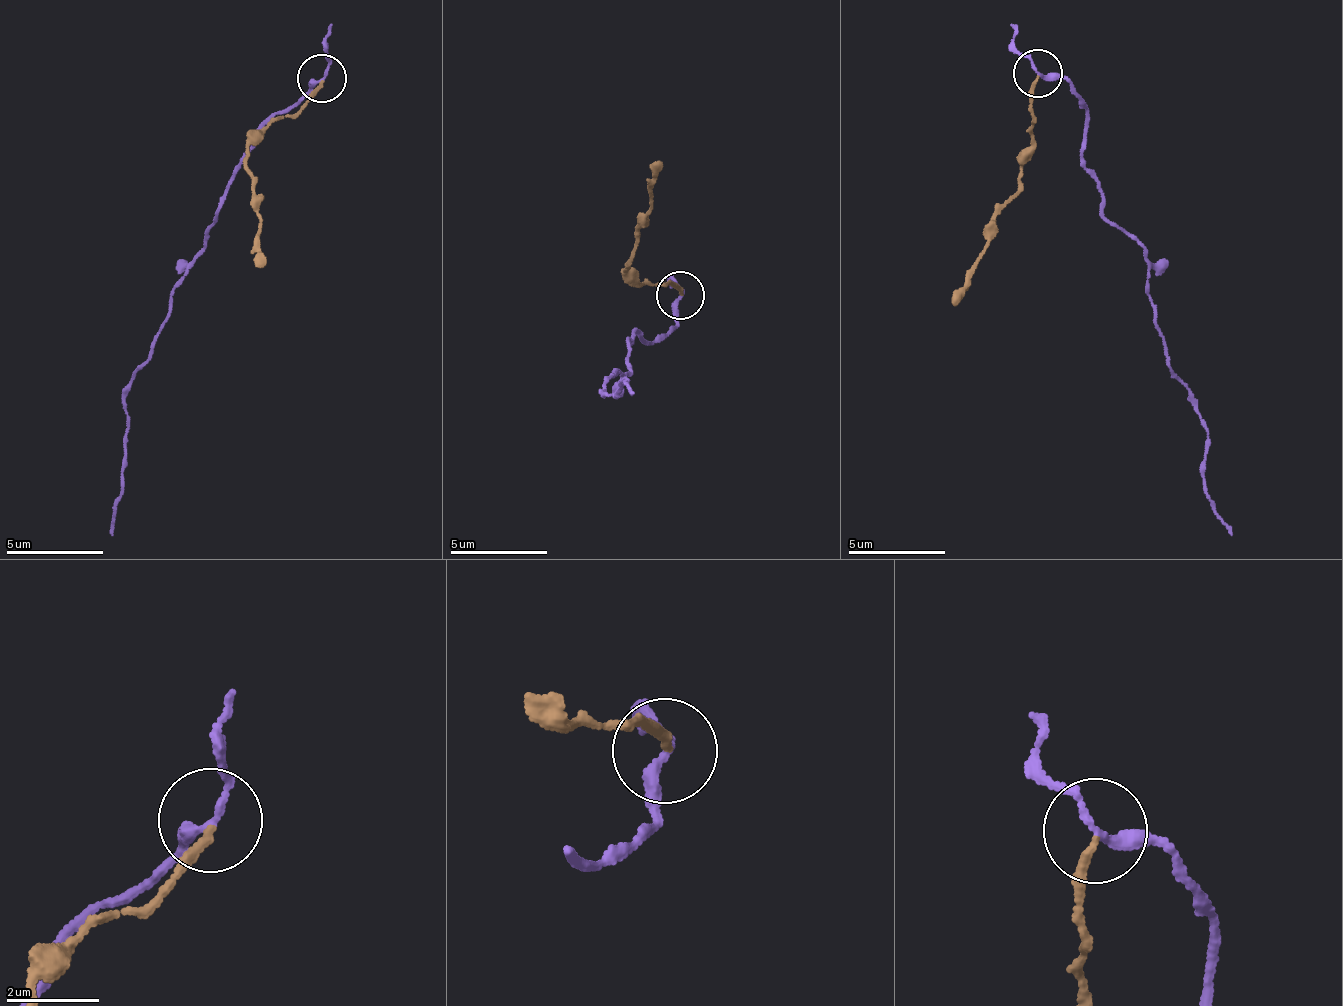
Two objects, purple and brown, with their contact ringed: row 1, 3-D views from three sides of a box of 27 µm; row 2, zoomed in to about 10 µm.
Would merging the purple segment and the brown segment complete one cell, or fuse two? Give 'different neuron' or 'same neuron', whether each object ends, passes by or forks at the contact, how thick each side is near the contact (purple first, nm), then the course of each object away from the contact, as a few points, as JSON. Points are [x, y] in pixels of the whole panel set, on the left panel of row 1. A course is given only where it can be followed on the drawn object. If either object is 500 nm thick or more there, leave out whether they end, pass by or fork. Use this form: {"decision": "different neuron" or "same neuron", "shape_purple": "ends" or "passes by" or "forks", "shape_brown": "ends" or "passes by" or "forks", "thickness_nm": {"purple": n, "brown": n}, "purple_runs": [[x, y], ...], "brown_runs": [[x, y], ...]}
{"decision": "different neuron", "shape_purple": "passes by", "shape_brown": "ends", "thickness_nm": {"purple": 190, "brown": 190}, "purple_runs": [[320, 77], [273, 119], [231, 177], [205, 246], [187, 267], [153, 351], [126, 396], [123, 487], [111, 536]], "brown_runs": [[320, 82], [317, 94], [281, 117], [245, 159], [245, 173], [256, 190], [257, 264]]}

